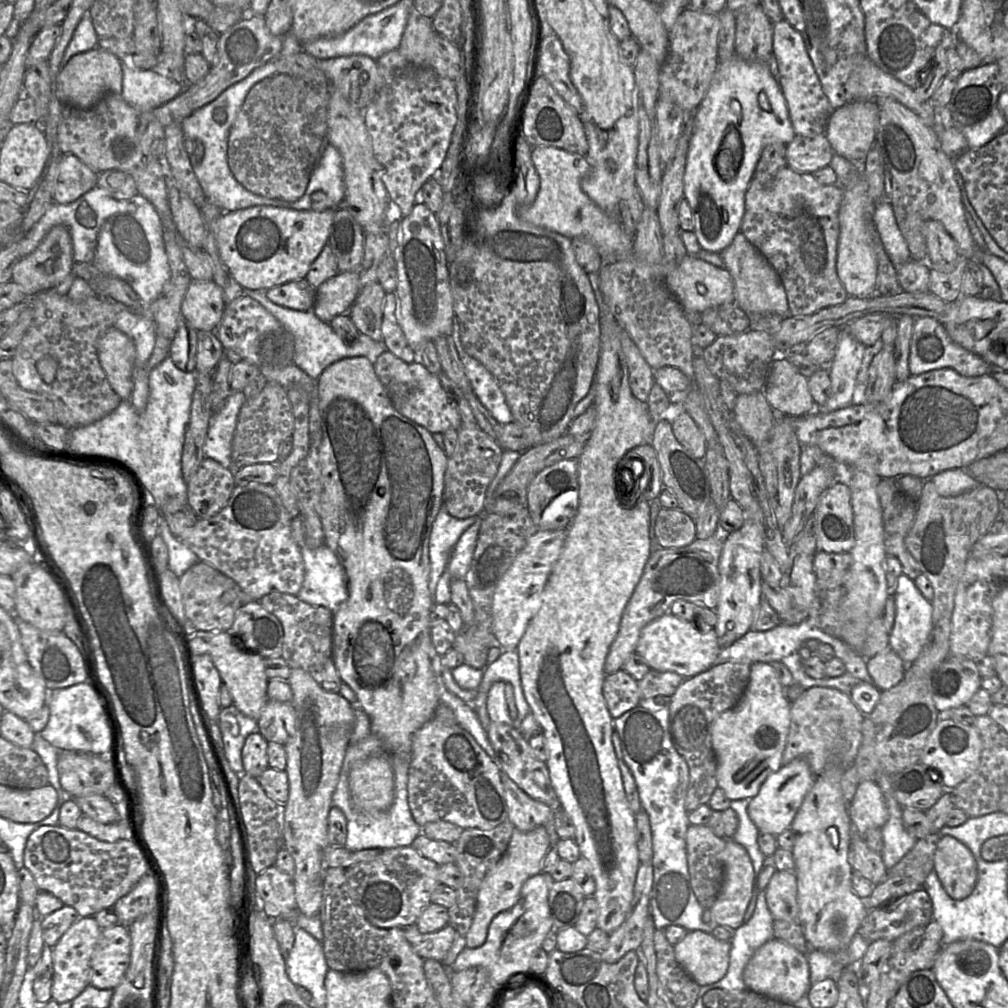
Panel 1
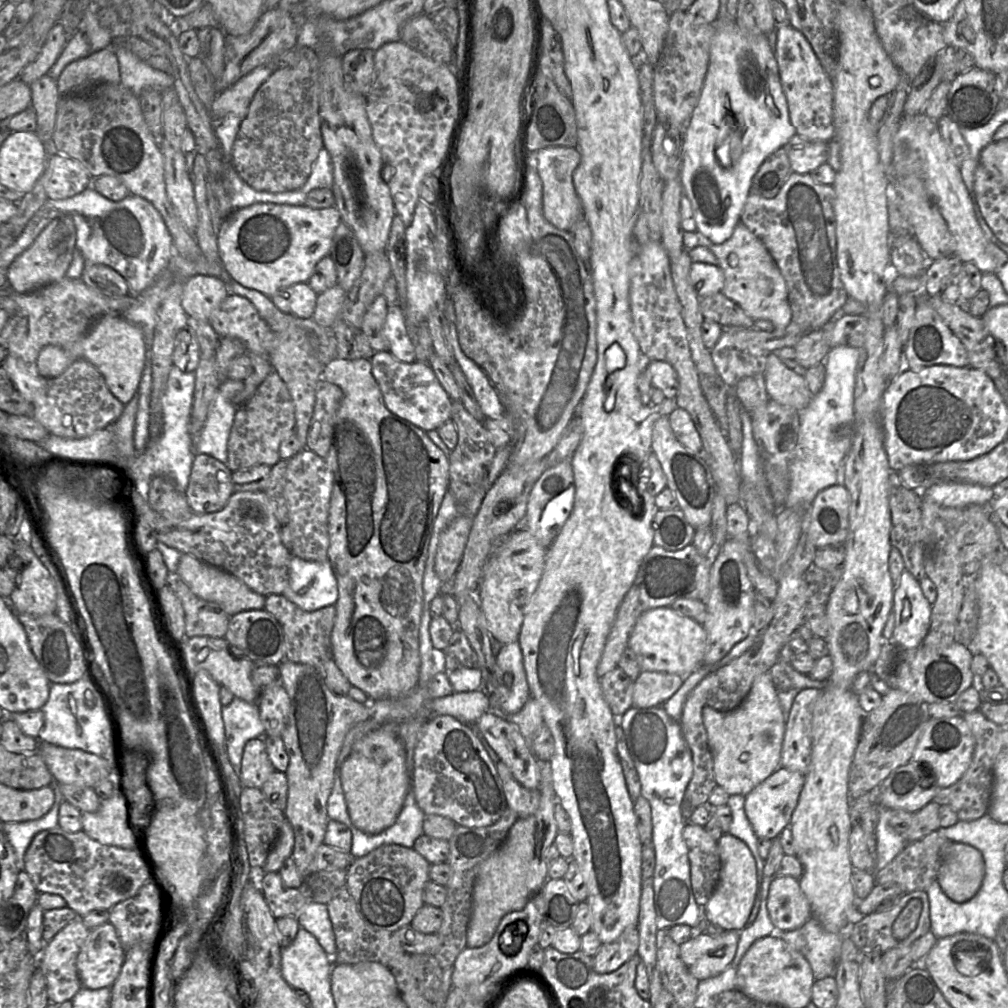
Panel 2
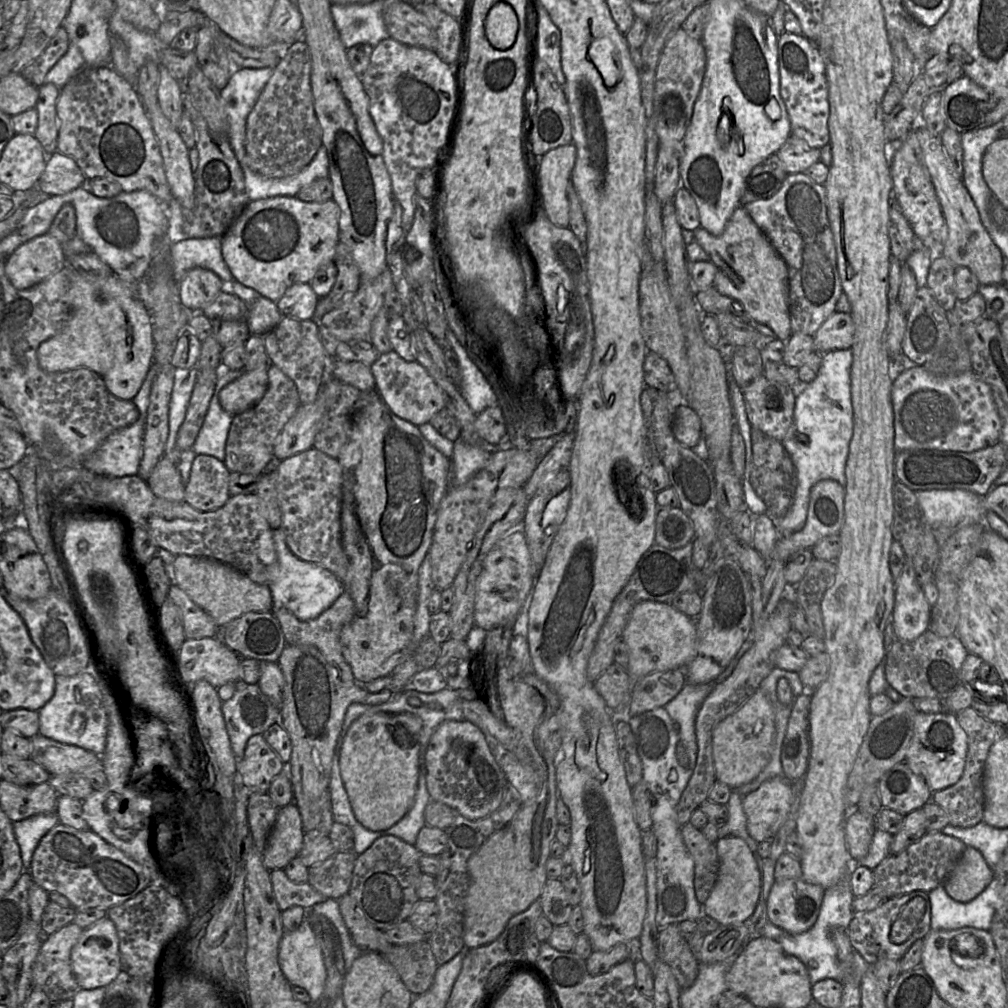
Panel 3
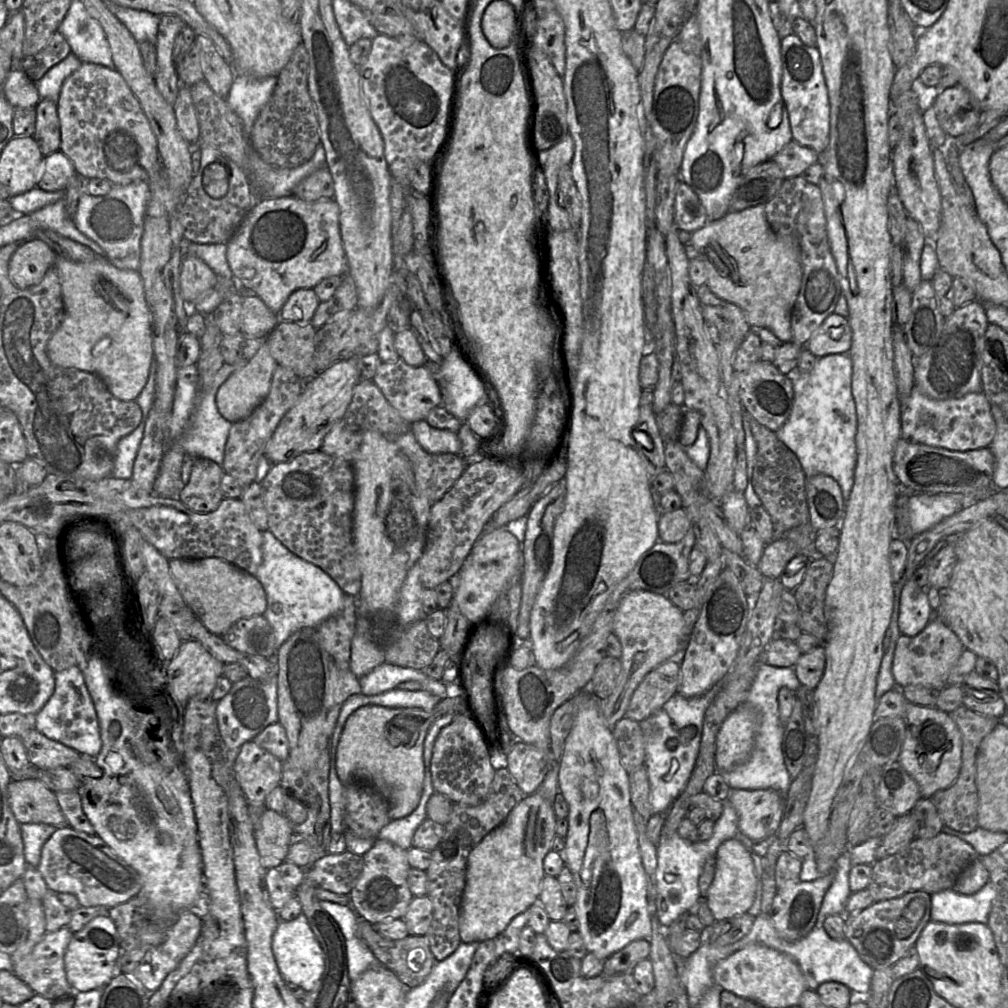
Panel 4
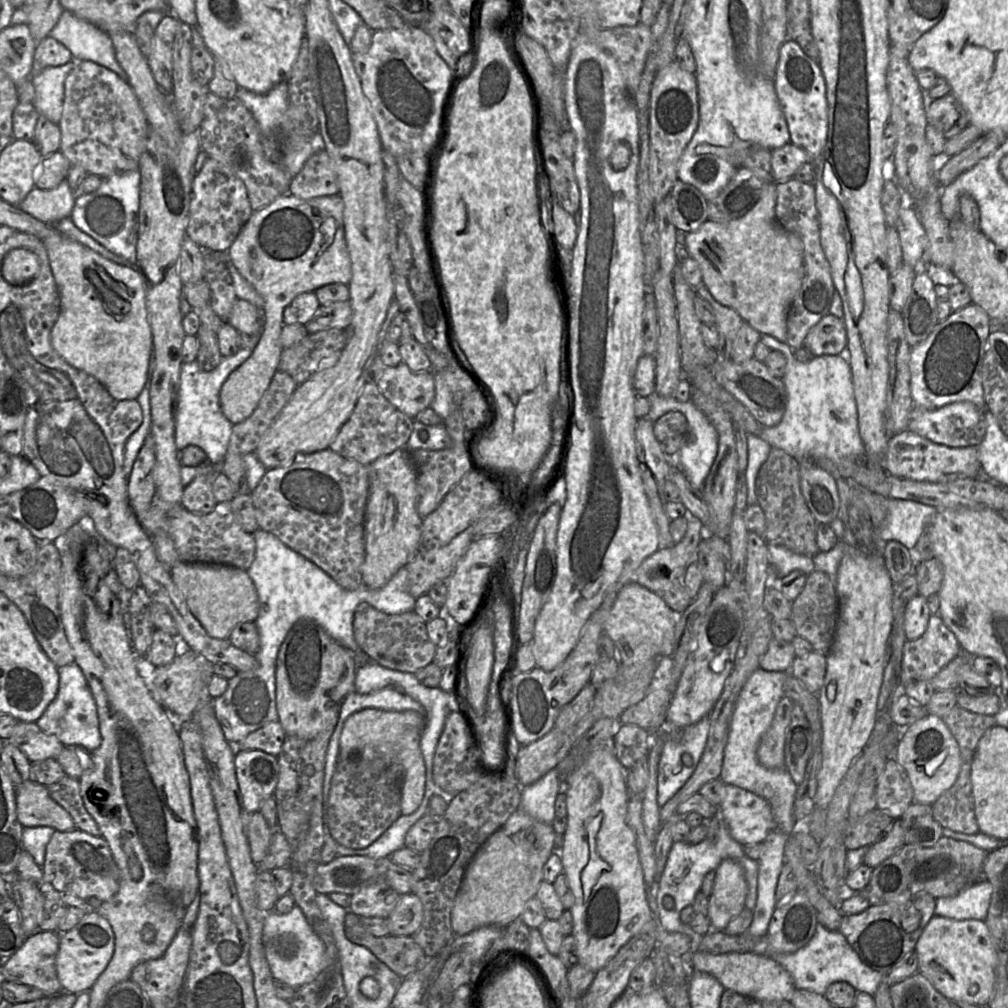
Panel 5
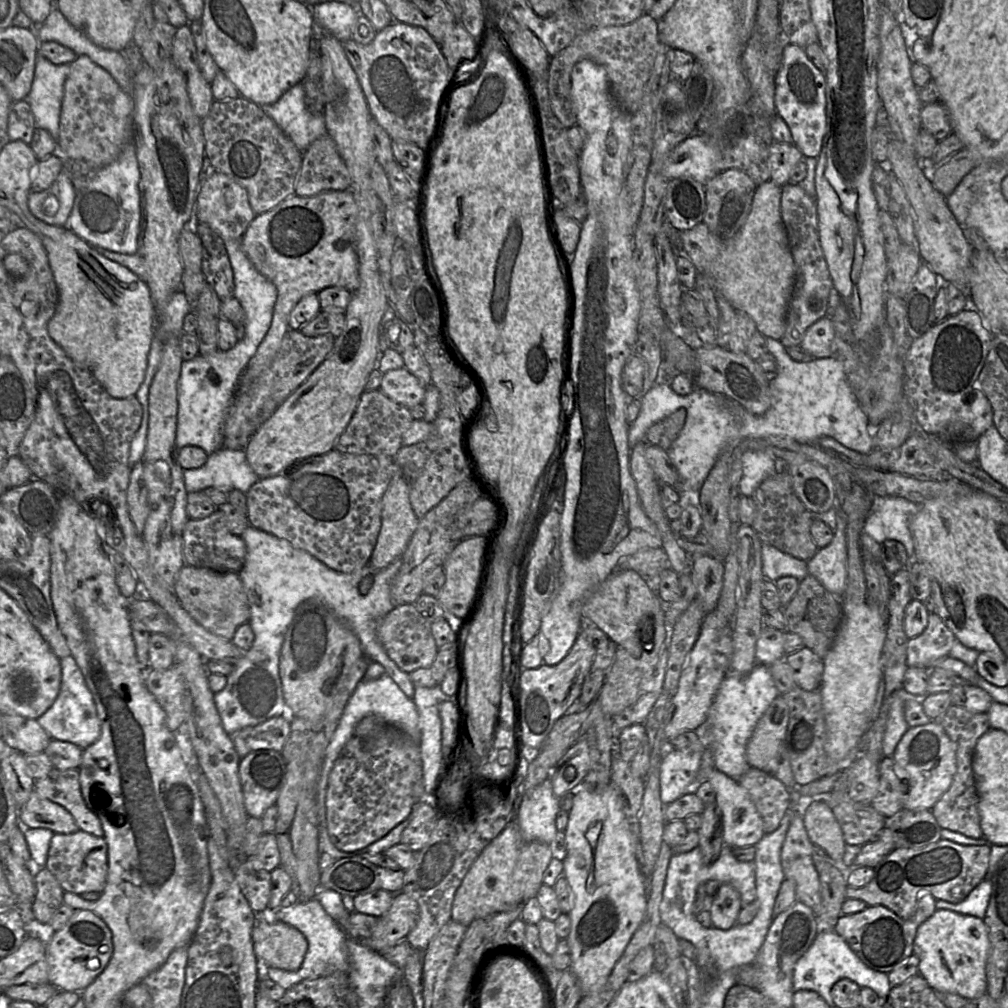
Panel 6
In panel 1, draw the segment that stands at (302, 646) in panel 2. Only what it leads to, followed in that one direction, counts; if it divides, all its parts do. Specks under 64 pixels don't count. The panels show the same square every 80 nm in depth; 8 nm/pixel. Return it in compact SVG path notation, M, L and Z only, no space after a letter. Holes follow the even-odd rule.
M271 592L259 600L263 608L281 623L284 633L282 657L293 668L308 672L326 691L339 693L342 680L333 660L333 624L331 610L303 602L296 595Z

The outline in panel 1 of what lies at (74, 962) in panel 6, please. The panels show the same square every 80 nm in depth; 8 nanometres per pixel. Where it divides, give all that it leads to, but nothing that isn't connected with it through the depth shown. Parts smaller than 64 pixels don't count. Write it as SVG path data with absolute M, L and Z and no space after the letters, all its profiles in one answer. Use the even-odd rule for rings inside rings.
M117 924L102 929L90 959L90 985L98 989L115 989L124 979L130 953L128 927Z

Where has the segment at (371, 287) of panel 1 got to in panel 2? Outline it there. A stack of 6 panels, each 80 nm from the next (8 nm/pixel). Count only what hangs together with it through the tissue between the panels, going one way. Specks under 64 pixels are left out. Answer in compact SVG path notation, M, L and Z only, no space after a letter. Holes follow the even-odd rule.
M383 294L378 295L364 315L361 331L375 352L389 351L389 342L384 334L388 304Z

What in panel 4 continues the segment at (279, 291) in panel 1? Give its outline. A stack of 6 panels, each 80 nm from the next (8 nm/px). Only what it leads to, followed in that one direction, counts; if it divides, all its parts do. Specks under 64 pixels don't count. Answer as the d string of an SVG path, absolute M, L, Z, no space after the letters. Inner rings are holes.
M312 288L295 290L279 311L282 321L311 321L320 301Z

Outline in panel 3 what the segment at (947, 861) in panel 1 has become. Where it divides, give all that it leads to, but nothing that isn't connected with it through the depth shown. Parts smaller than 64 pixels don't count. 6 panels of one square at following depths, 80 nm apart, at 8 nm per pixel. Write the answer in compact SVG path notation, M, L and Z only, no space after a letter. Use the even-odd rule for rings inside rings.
M968 846L950 871L943 887L954 901L967 903L981 894L992 880L993 871L981 852Z

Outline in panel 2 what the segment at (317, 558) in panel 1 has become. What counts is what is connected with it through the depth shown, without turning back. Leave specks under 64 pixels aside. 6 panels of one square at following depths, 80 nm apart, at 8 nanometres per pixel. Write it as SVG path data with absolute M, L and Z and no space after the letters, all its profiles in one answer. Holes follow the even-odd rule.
M291 555L289 583L282 595L304 611L335 605L339 592L329 561L306 561Z

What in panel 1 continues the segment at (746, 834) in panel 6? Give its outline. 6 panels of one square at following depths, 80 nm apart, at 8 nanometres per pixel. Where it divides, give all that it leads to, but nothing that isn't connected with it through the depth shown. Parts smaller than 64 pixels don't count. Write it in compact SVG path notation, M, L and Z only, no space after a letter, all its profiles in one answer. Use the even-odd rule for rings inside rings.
M803 757L793 759L771 773L762 783L758 793L749 801L747 812L759 832L778 836L791 824L802 801L815 782L807 760Z

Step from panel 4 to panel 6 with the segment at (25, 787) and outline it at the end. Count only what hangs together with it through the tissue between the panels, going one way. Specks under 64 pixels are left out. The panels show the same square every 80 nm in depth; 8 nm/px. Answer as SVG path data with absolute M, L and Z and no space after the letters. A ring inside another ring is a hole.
M35 790L19 809L19 824L24 828L45 828L70 834L79 830L75 819L64 807L41 797Z

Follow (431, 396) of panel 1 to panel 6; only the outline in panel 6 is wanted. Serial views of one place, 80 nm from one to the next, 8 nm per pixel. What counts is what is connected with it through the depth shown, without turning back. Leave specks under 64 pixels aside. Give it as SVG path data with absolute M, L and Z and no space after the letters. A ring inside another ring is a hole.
M405 366L383 373L380 390L408 409L422 404L426 387Z

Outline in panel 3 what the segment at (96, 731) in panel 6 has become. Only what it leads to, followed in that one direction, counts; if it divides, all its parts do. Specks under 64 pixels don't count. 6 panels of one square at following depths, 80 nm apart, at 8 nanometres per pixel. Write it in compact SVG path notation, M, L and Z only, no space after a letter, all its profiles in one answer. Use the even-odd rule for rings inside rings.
M89 665L85 671L74 676L55 675L54 694L38 713L40 735L81 747L99 756L104 752L108 718L99 689L99 678Z

